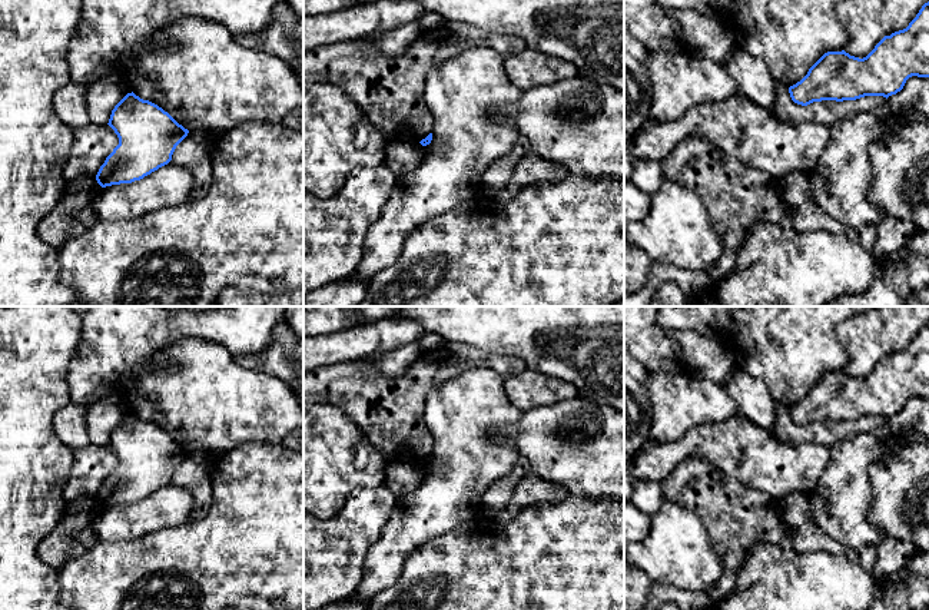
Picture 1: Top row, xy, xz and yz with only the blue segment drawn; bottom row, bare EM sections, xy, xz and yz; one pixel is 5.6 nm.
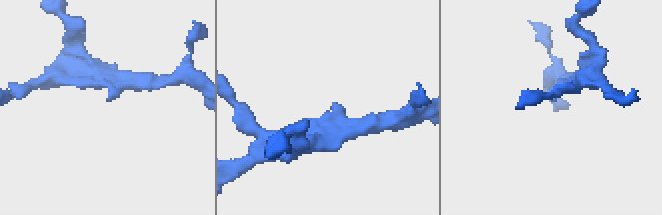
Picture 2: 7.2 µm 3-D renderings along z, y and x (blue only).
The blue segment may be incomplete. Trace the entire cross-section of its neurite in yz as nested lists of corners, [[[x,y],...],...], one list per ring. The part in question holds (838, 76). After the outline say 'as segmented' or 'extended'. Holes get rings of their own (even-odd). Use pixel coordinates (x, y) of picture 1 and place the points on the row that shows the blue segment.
[[[929,1],[906,29],[885,36],[863,59],[845,50],[825,53],[789,93],[802,106],[865,96],[887,99],[912,76],[929,77]]]; as segmented

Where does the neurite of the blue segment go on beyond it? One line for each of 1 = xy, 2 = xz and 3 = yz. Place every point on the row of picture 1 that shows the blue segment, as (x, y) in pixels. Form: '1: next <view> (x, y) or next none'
1: next none
2: next none
3: next none

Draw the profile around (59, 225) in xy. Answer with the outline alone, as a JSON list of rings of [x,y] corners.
[[[80,178],[67,182],[67,188],[57,205],[39,222],[39,238],[57,251],[64,242],[80,233],[84,226],[74,218],[82,208],[93,203],[102,186],[96,178]]]

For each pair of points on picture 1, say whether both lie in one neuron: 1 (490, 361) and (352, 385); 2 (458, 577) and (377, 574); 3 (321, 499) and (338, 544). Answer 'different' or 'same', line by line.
1: same
2: different
3: different

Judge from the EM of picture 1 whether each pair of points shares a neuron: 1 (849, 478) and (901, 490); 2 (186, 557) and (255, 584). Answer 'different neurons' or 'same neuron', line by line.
1: different neurons
2: same neuron

